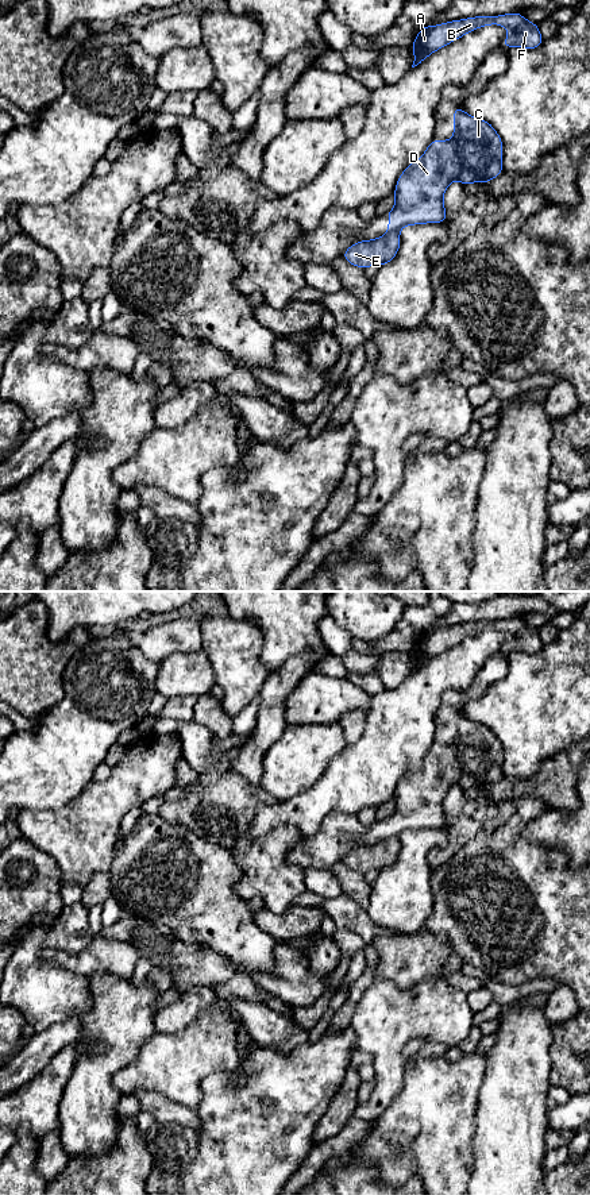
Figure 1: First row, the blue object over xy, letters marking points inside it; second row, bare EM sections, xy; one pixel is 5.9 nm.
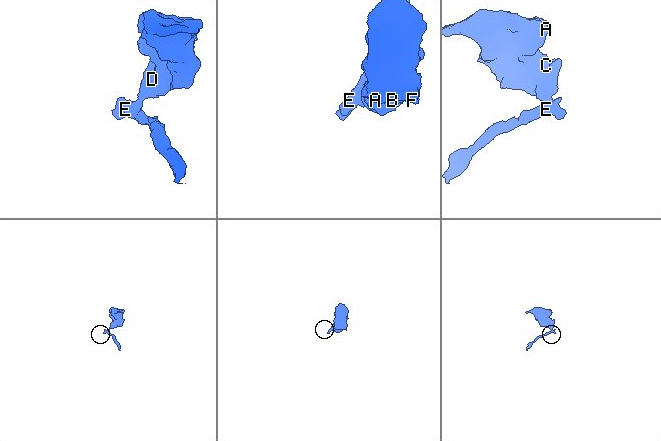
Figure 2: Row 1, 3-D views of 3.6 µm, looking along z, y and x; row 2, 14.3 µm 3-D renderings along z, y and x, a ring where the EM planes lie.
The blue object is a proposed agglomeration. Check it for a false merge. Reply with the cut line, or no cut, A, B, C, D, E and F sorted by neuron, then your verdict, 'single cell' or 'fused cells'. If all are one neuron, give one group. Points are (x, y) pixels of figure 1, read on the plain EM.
xy (397, 835), (388, 837) | A B C D F / E | fused cells

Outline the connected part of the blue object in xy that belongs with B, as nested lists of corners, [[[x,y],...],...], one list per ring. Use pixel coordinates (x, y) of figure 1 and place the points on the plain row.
[[[513,617],[497,621],[474,621],[463,625],[440,628],[439,631],[421,632],[412,649],[414,666],[412,672],[421,668],[429,659],[462,643],[475,633],[498,629],[510,636],[504,644],[504,652],[537,654],[543,647],[539,631],[528,627],[521,618]]]

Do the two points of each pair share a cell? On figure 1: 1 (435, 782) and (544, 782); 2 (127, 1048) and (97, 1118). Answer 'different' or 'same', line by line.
1: different
2: same

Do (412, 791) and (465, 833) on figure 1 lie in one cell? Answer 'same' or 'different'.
different

